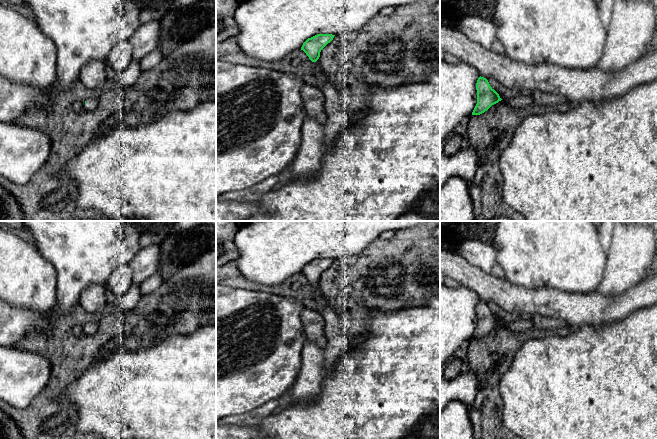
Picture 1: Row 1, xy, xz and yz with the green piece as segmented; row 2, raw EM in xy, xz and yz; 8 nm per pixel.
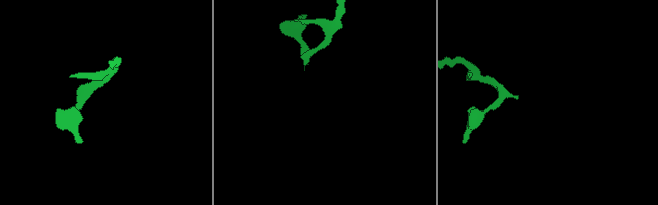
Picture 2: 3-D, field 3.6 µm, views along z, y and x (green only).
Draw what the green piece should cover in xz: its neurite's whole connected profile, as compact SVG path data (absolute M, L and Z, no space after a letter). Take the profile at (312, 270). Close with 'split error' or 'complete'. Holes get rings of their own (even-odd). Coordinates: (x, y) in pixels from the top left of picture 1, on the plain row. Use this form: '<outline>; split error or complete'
M317 258L308 262L302 269L303 274L312 286L316 286L320 281L321 274L330 267L335 259Z; complete

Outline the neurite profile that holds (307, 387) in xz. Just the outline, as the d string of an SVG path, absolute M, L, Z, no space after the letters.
M306 341L301 352L302 366L290 391L291 402L313 404L317 401L325 379L324 349Z

